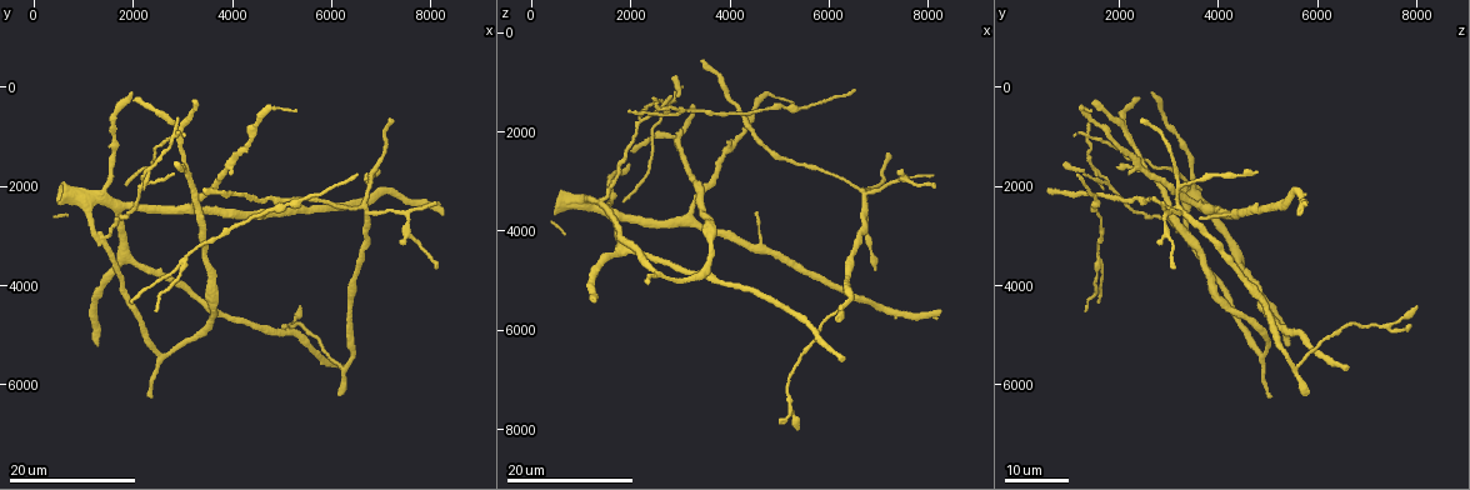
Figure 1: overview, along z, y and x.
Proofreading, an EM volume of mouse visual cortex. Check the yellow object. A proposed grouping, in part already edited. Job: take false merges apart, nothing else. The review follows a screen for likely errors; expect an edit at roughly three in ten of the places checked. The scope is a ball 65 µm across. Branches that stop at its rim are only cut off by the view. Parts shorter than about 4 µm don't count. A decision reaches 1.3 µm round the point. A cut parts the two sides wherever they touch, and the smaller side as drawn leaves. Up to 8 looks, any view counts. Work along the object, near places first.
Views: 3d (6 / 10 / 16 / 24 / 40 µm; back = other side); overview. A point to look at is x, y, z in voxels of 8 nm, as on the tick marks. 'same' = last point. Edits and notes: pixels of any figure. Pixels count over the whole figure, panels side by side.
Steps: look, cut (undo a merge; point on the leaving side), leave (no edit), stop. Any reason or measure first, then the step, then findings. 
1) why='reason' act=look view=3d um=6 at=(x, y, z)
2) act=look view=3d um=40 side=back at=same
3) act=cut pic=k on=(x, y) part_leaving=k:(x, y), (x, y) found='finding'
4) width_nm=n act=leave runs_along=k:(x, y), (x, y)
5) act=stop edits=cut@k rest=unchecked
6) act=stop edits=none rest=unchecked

why='three arms meet' act=look view=3d um=24 at=(5850, 5250, 5900)

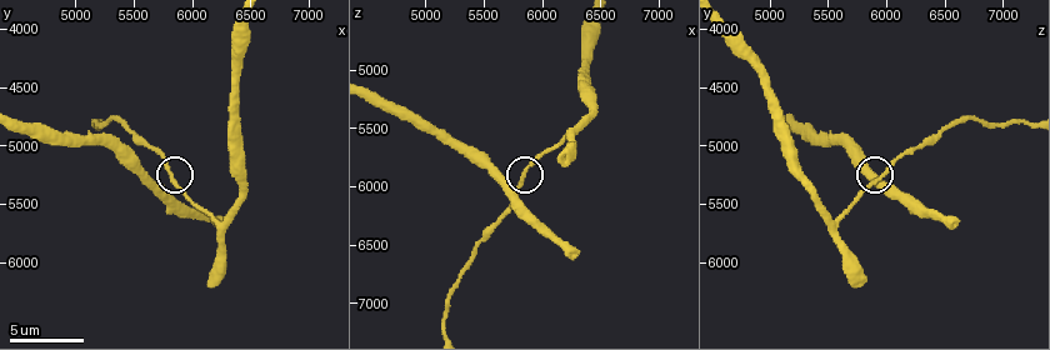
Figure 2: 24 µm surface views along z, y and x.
act=look view=3d um=10 at=(5800, 5260, 5940)

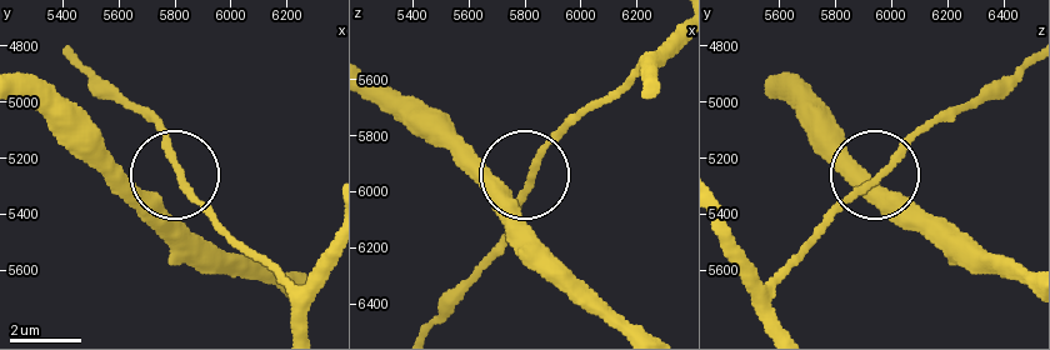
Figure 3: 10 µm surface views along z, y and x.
arms=3 act=leave runs_along=3:(370, 76), (424, 104), (504, 184), (531, 178), (499, 244) found='continuous, no second neuron'

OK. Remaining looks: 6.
act=look view=3d um=16 at=(4650, 2550, 4250)

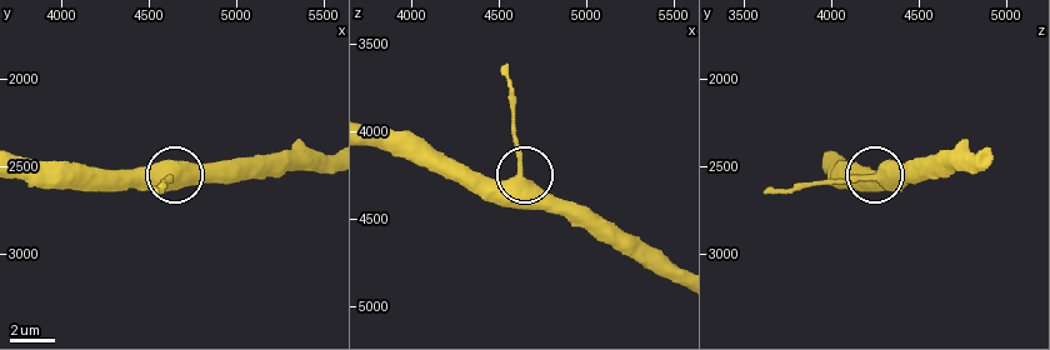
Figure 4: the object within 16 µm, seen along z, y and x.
act=look view=3d um=6 at=(4620, 2580, 4280)

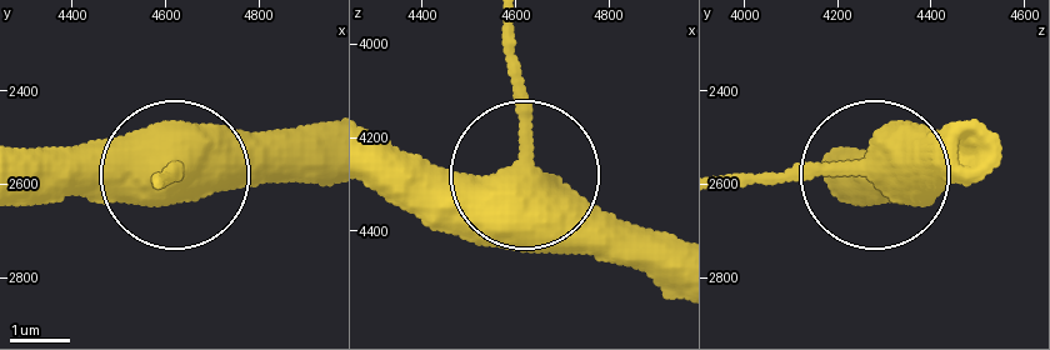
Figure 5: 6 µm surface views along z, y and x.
act=leave runs_along=5:(370, 134), (459, 174), (514, 169), (509, 24) found='one neuron here'

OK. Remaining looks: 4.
why='three-way junction' act=look view=3d um=24 at=(1400, 3050, 3400)

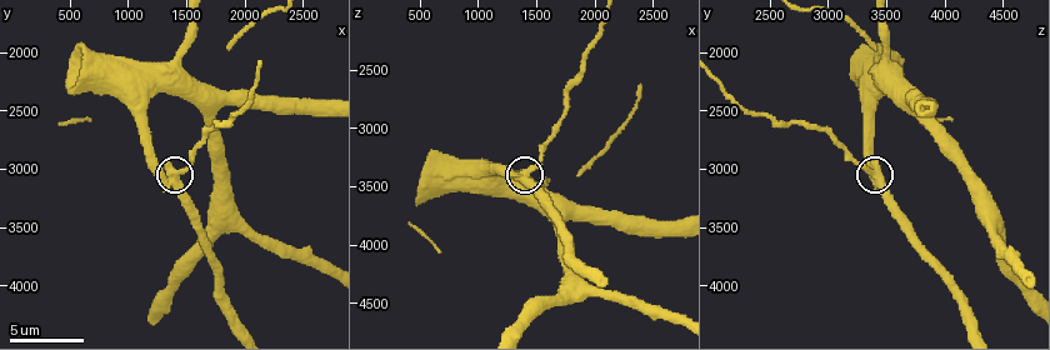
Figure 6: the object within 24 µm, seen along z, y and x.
act=look view=3d um=10 at=(1420, 3040, 3400)

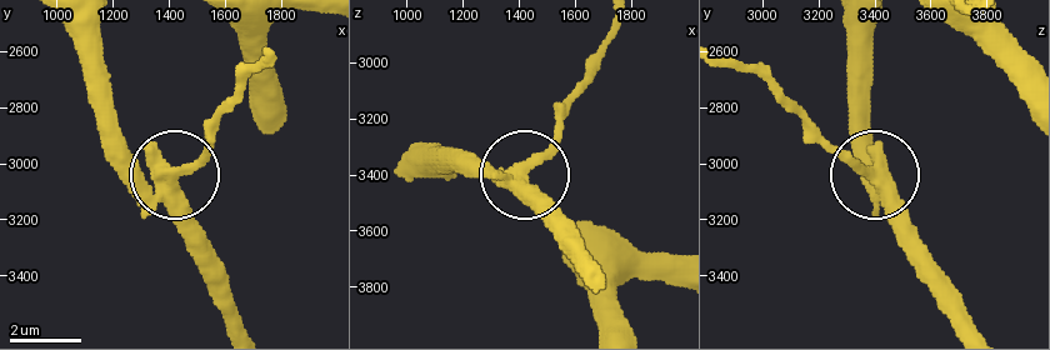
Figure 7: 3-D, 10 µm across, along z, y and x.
width_nm=360 act=cut pic=7 on=(205, 160) part_leaving=7:(171, 180), (260, 64) found='a second neuron is stuck on'

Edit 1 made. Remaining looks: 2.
why='three arms meet' act=look view=3d um=16 at=(7550, 2600, 2900)

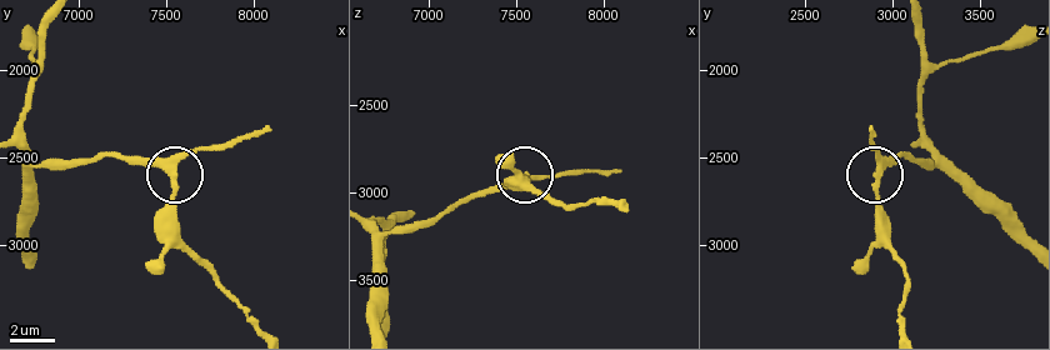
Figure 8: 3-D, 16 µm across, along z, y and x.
why='closer look' act=look view=3d um=10 at=(7540, 2560, 2940)

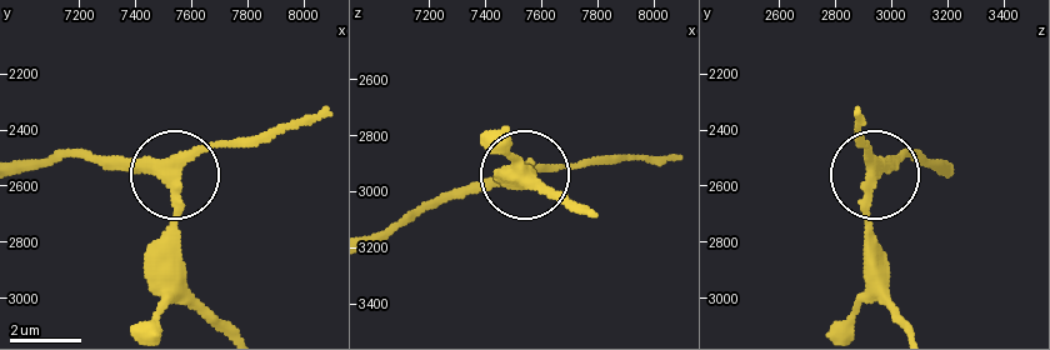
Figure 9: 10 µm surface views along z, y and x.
side_arm_um=5 act=leave runs_along=9:(948, 165), (915, 153), (866, 165), (864, 139) found='one neuron here'

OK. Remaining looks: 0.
act=stop edits=cut@7 rest=unchecked

